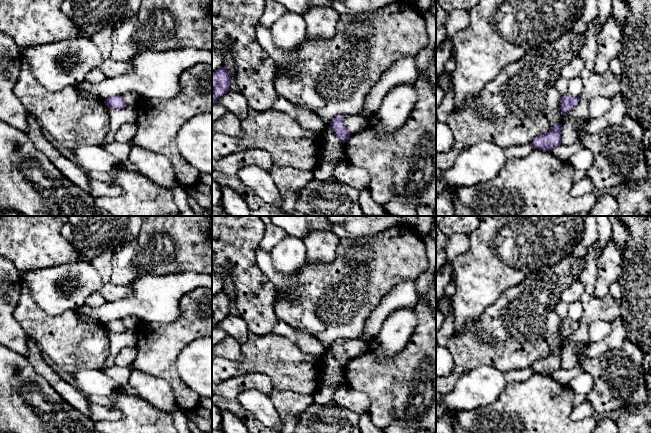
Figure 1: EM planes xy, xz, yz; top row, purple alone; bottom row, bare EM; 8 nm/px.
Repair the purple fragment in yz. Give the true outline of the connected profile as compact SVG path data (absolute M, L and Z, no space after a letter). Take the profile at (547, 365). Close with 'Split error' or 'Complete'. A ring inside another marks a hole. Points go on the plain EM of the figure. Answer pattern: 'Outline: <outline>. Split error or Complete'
Outline: M554 348L549 356L541 358L533 364L533 372L550 376L561 368L561 355L562 349Z. Complete

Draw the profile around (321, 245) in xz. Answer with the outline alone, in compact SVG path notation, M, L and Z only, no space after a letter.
M314 230L303 238L310 264L330 263L336 256L340 238L332 231Z

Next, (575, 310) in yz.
M575 300L567 306L567 318L573 321L579 321L582 318L583 311L581 300Z

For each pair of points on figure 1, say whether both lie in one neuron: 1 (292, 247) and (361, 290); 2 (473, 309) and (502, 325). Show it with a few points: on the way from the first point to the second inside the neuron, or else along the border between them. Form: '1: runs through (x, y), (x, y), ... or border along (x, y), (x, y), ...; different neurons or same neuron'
1: border along (305, 263), (295, 277), (287, 278), (285, 276); different neurons
2: border along (498, 297), (475, 321), (470, 322), (464, 329); different neurons

